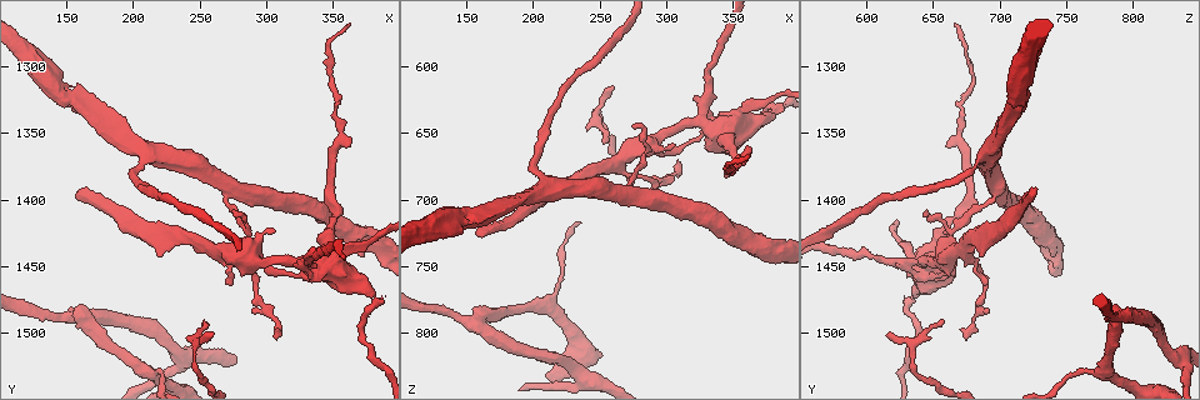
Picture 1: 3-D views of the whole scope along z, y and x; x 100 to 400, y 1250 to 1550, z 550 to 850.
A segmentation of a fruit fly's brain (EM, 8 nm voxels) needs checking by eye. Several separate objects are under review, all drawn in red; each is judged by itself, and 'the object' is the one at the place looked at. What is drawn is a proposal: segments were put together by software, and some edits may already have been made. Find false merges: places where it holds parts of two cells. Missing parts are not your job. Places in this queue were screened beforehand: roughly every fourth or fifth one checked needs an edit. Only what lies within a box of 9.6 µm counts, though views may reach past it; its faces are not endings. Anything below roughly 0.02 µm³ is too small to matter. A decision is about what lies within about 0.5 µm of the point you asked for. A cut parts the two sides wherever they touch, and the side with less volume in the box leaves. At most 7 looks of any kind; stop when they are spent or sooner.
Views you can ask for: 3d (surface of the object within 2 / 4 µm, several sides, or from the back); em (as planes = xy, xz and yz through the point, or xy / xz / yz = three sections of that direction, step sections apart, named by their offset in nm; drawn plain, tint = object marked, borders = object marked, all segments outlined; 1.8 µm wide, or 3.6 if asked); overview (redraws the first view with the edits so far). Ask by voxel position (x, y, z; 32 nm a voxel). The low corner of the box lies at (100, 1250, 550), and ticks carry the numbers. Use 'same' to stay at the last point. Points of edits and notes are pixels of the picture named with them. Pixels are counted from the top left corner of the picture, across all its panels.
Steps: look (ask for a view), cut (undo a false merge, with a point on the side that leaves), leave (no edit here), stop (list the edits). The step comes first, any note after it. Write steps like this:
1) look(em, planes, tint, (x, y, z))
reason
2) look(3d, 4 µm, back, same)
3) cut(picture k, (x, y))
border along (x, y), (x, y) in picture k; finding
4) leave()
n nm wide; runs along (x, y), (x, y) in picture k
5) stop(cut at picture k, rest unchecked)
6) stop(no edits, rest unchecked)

look(em, xy, step 8, tint, (218, 1364, 690))
calibre changes

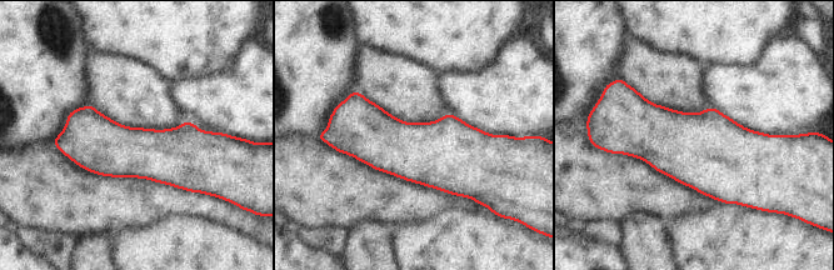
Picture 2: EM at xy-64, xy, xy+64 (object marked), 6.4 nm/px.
leave()
all the same cell

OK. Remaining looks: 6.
look(3d, 2 µm, back, (212, 1530, 780))
sudden change in width

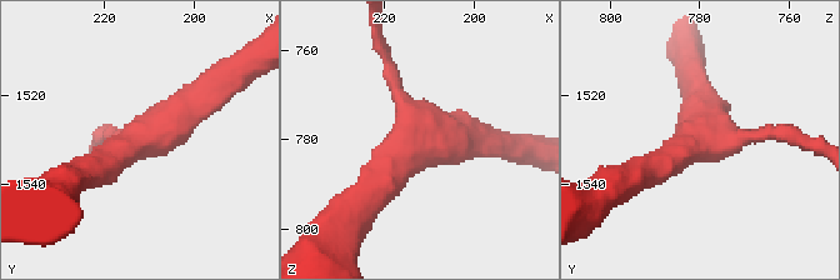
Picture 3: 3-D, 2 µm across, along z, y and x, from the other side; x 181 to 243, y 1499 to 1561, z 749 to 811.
look(em, planes, tint, (211, 1530, 780))
3 arms

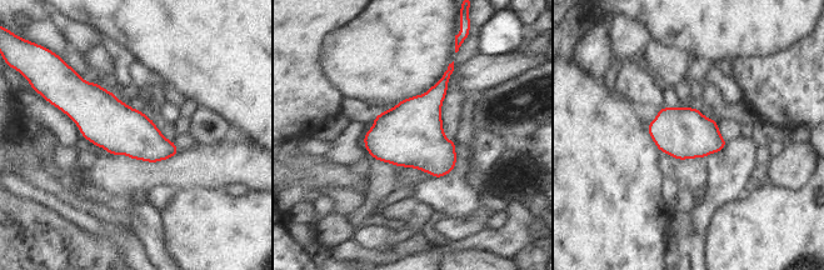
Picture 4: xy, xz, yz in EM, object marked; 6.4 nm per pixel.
leave()
320 nm wide; all the same cell

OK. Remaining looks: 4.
look(em, planes, tint, (246, 1520, 634))
a narrow waist

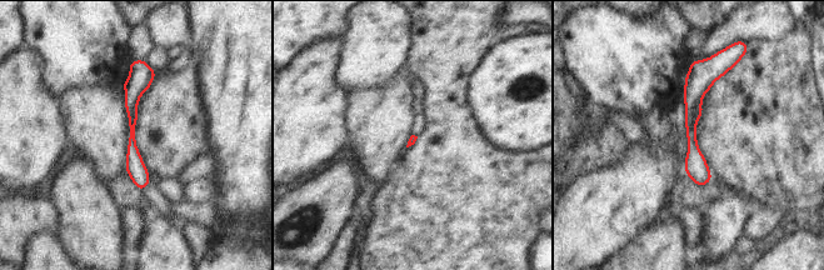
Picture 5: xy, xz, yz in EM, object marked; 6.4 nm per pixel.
leave()
50 nm wide; one cell here

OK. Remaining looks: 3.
stop(no edits, rest unchecked)

